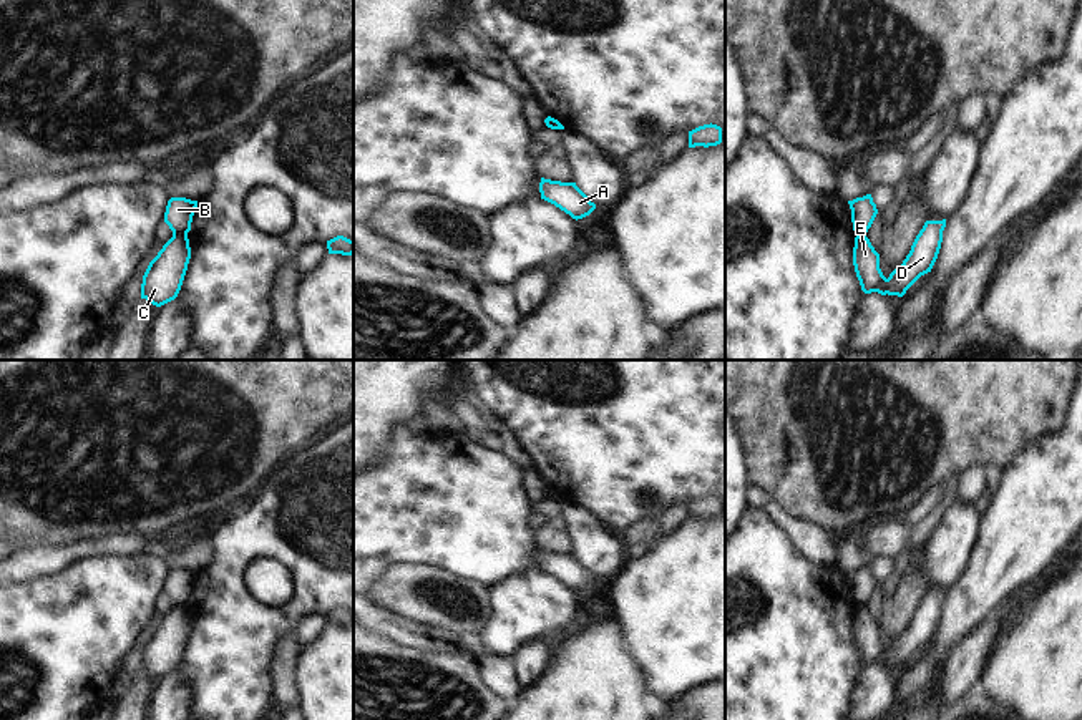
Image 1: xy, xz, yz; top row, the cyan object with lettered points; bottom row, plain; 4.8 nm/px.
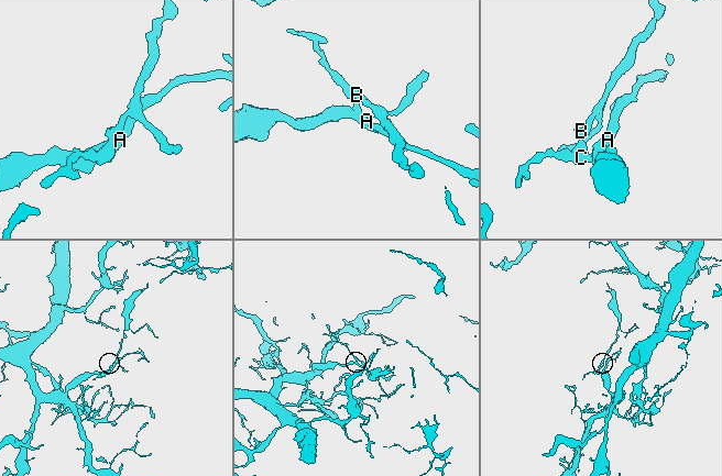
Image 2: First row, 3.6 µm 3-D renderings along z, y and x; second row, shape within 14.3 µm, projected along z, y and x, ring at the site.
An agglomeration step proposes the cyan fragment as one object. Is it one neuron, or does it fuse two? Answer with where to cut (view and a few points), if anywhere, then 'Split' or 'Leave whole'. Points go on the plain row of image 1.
Split along xy (173, 604), (186, 606). Split

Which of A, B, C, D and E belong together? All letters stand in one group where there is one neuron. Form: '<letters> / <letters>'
A C D E / B

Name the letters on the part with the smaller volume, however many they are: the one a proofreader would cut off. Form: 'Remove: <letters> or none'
Remove: B

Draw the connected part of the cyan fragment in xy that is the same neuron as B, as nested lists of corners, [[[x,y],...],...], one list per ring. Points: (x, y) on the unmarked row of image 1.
[[[171,569],[166,577],[164,594],[169,597],[173,606],[188,606],[197,572],[186,569]]]

